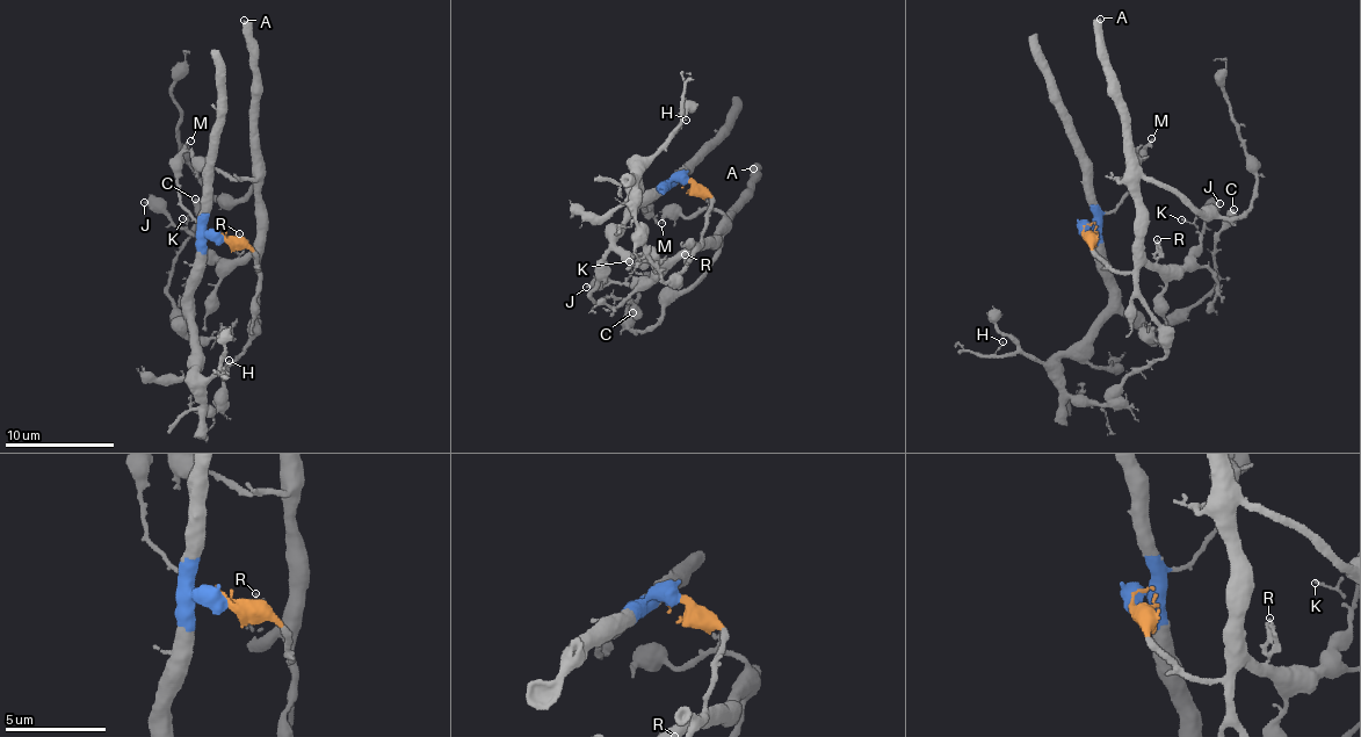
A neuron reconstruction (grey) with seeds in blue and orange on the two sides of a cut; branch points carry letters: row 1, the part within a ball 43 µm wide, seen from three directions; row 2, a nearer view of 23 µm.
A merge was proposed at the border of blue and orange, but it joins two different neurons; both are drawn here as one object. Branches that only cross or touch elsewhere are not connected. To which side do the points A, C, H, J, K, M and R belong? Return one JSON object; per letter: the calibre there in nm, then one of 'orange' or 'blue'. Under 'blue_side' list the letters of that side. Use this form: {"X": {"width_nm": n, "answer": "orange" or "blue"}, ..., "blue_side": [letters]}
{"A": {"width_nm": 480, "answer": "orange"}, "C": {"width_nm": 550, "answer": "blue"}, "H": {"width_nm": 70, "answer": "blue"}, "J": {"width_nm": 440, "answer": "orange"}, "K": {"width_nm": 80, "answer": "orange"}, "M": {"width_nm": 160, "answer": "blue"}, "R": {"width_nm": 90, "answer": "orange"}, "blue_side": ["C", "H", "M"]}

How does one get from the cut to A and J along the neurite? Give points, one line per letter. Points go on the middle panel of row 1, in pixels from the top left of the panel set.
A: (688, 179), (700, 183), (710, 200), (703, 241), (728, 229), (754, 180), (753, 167)
J: (688, 179), (700, 183), (710, 200), (700, 243), (694, 250), (682, 248), (630, 286), (593, 281), (587, 287)

